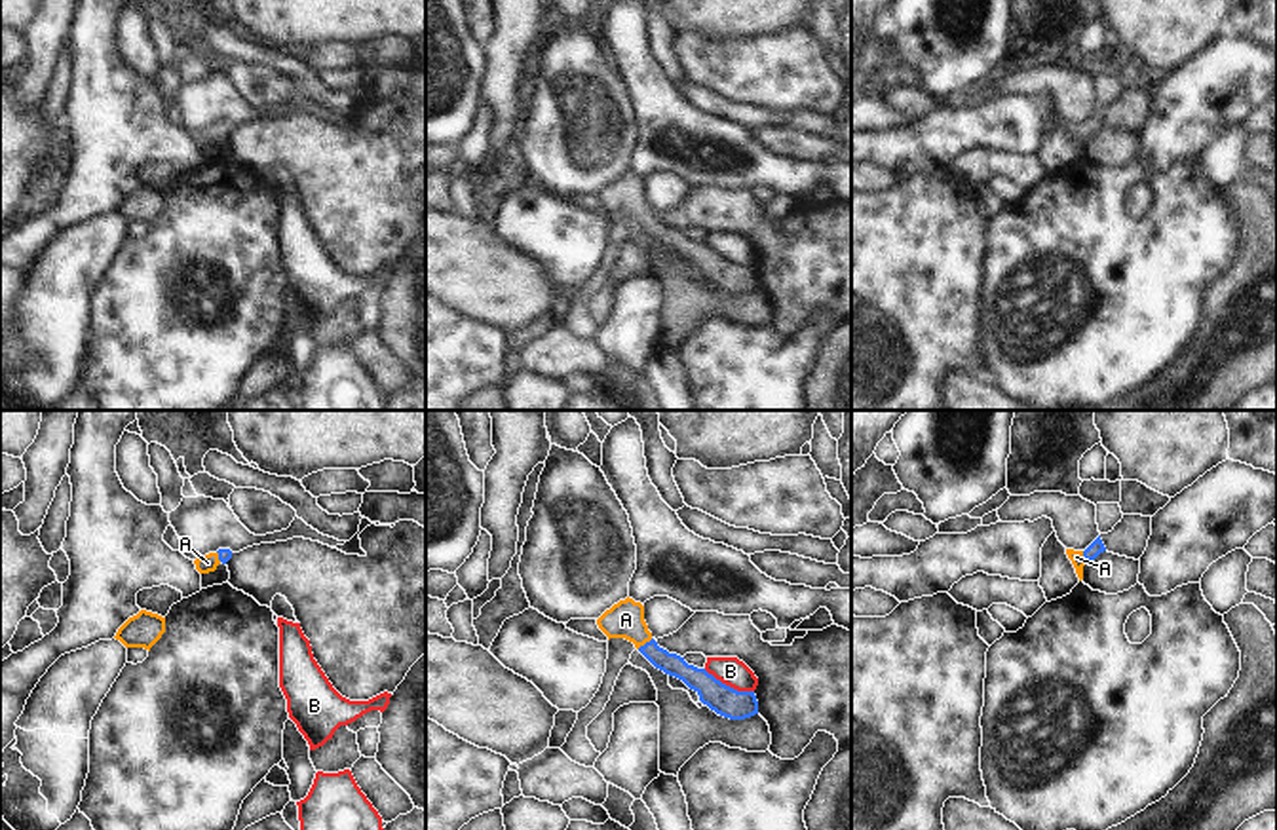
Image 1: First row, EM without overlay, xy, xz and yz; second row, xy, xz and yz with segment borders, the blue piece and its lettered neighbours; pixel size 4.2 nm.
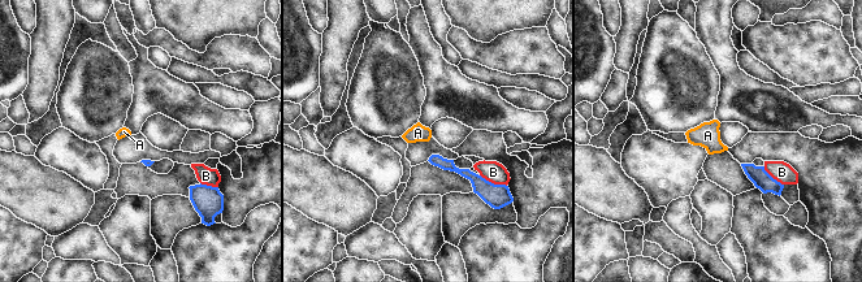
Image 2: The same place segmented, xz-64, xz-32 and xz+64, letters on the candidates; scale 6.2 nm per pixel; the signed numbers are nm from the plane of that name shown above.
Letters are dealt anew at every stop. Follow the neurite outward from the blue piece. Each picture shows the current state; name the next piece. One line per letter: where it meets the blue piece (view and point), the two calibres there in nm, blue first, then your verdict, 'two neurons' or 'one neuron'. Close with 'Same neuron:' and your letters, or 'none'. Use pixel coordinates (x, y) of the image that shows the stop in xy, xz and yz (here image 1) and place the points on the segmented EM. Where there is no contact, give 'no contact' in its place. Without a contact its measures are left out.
A: contact xz (647, 642); calibres 90 and 160 nm; one neuron
B: contact xz (728, 686); calibres 130 and 120 nm; two neurons
Same neuron: A

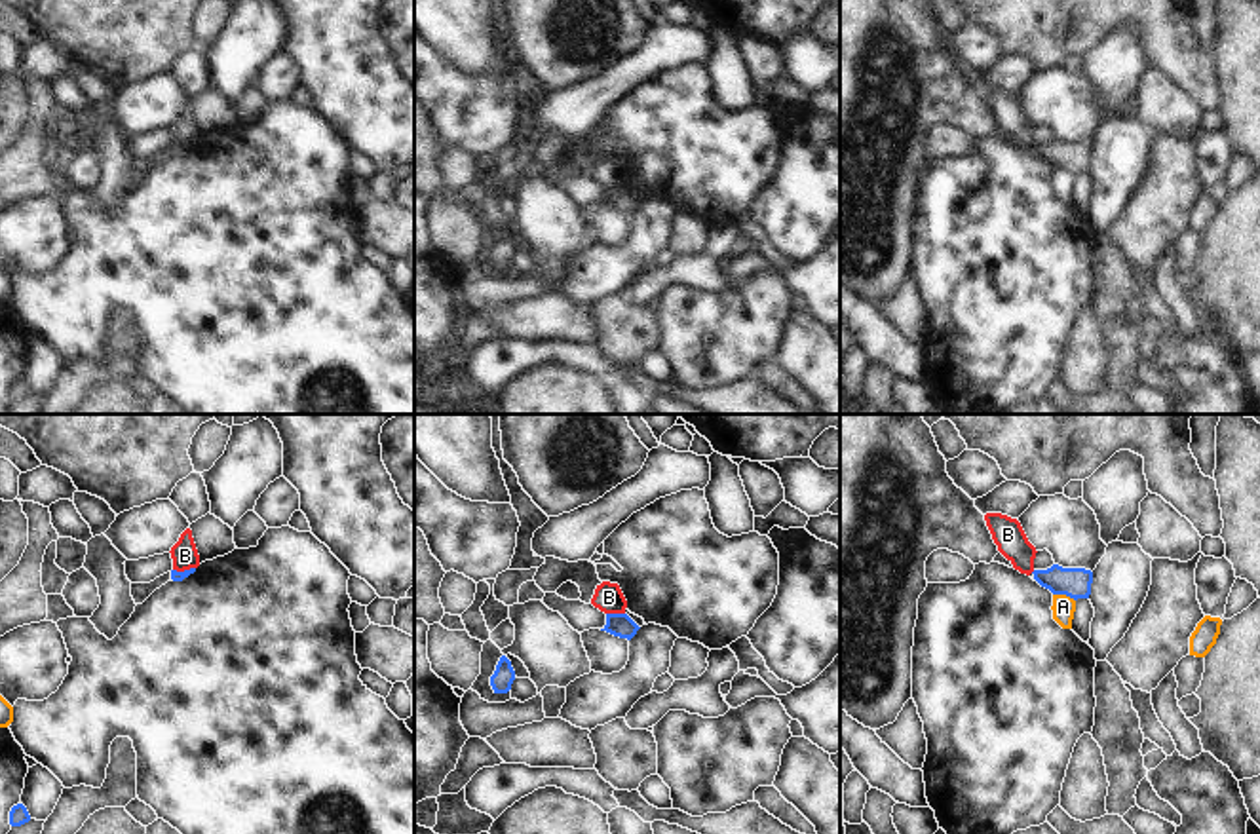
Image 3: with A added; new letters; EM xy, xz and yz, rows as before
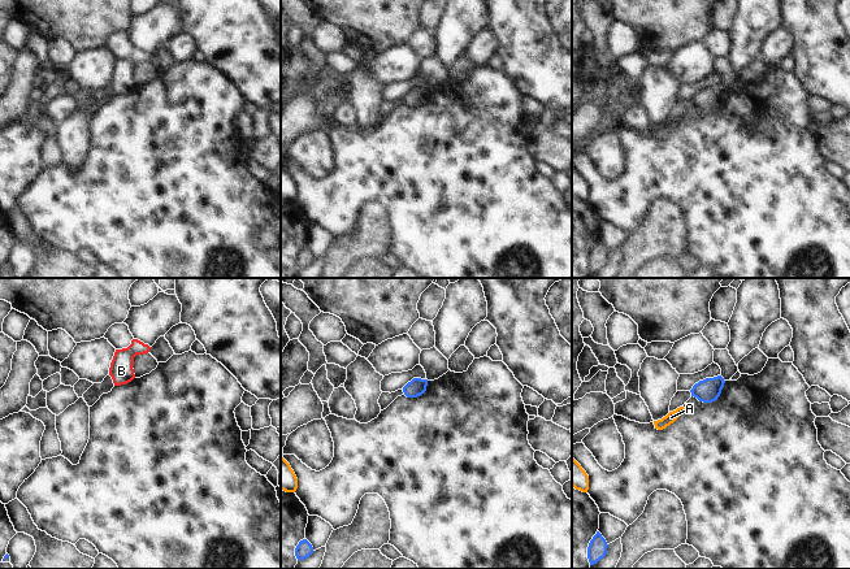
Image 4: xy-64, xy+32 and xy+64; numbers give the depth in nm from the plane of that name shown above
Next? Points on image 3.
A: contact yz (1065, 593); calibres 130 and 100 nm; two neurons
B: contact xz (616, 614); calibres 100 and 120 nm; two neurons
Same neuron: none

